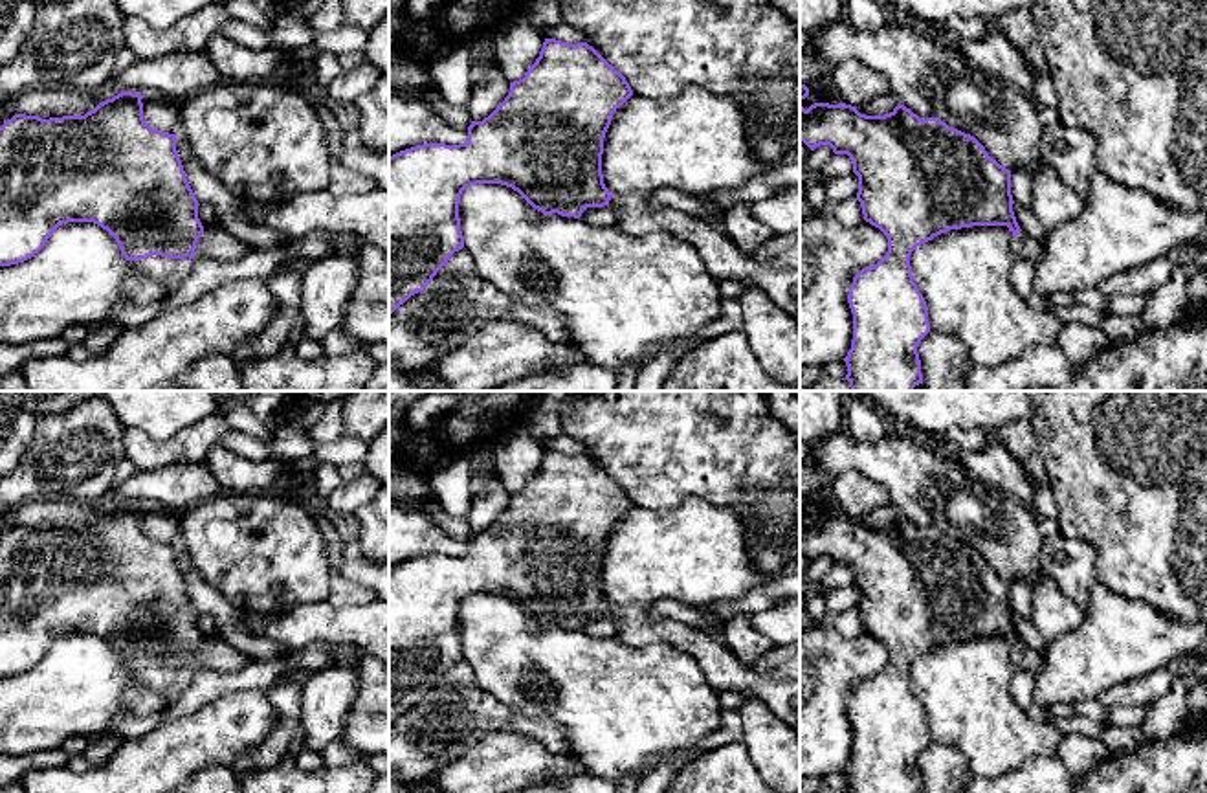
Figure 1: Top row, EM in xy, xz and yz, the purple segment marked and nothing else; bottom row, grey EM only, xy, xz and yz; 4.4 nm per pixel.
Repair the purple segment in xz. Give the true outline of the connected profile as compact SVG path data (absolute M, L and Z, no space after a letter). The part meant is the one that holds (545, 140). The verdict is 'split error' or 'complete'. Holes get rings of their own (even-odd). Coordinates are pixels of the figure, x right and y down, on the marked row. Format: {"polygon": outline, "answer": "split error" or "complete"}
{"polygon": "M545 39L539 57L523 79L510 83L504 101L482 121L471 121L466 143L424 143L389 156L389 316L411 296L422 292L449 257L464 248L459 218L462 191L477 184L501 184L517 191L543 215L558 213L580 218L587 207L611 206L618 213L616 226L629 235L670 233L692 246L717 281L750 281L800 325L800 268L754 261L728 235L717 233L708 222L697 220L686 211L671 206L651 206L646 193L616 195L605 187L602 174L604 138L613 114L631 95L633 90L626 77L587 42L569 44Z", "answer": "split error"}

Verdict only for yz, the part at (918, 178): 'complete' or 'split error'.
split error

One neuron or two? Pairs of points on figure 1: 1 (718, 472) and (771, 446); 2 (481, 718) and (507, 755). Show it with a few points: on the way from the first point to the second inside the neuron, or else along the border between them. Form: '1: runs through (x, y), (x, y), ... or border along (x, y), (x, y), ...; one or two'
1: runs through (730, 465), (738, 457), (758, 456); one
2: border along (532, 737), (490, 731), (455, 759); two

